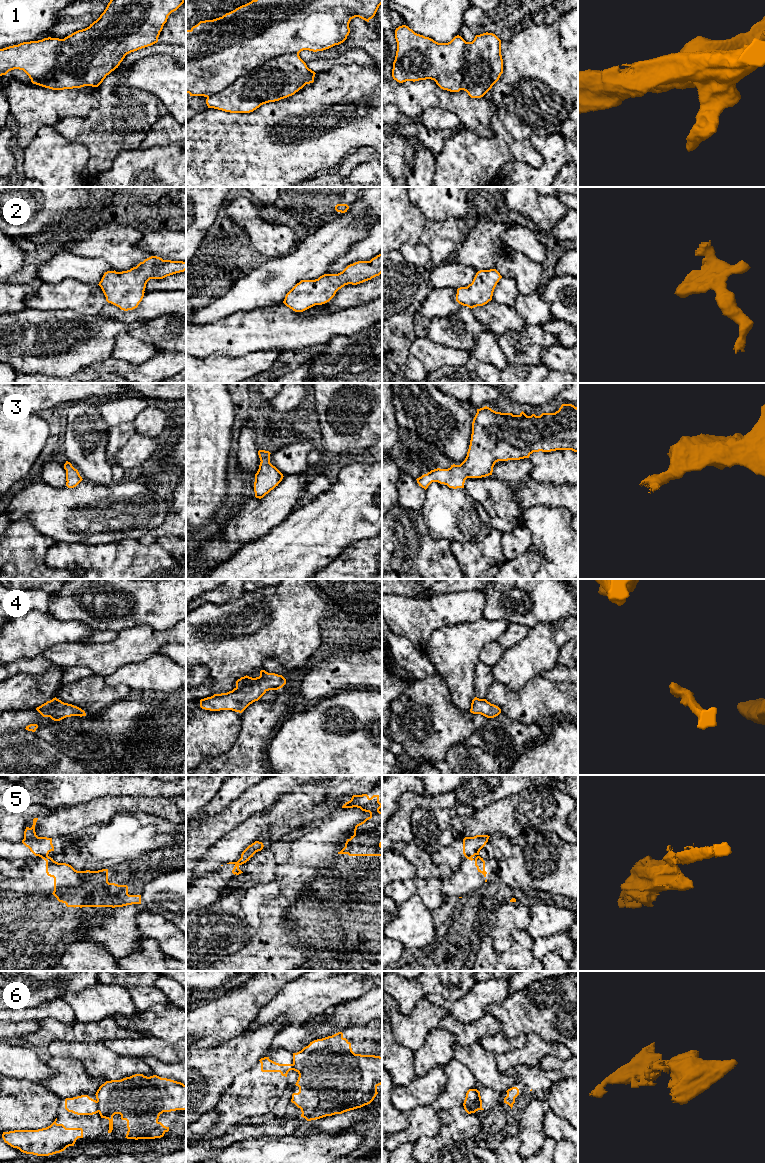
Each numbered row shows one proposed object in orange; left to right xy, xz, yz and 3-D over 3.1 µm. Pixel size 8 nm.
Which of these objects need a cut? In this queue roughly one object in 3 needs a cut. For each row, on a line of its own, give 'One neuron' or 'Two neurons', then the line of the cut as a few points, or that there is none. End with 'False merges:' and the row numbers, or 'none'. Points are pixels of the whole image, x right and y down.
1: Two neurons. Split along xz (298, 53), (270, 58), (207, 97)
2: One neuron. No split
3: One neuron. No split
4: One neuron. No split
5: Two neurons. Split along xy (47, 855), (41, 857)
6: Two neurons. Split along xy (96, 1101), (98, 1111)
False merges: 1, 5, 6

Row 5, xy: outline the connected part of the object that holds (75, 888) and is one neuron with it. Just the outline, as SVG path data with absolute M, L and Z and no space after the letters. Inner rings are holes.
M42 857L46 861L46 873L54 878L53 895L67 907L123 907L141 904L141 895L129 895L127 885L108 882L108 869L98 871L77 871L71 865L58 863L51 857Z

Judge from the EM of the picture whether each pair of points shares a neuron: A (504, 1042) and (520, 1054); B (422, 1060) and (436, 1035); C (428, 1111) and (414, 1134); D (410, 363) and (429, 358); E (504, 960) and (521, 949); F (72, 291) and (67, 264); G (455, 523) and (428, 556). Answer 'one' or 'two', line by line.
A: two
B: one
C: one
D: two
E: one
F: two
G: two

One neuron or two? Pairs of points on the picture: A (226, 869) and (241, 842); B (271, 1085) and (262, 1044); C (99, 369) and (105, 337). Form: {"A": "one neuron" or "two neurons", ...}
{"A": "two neurons", "B": "two neurons", "C": "two neurons"}

